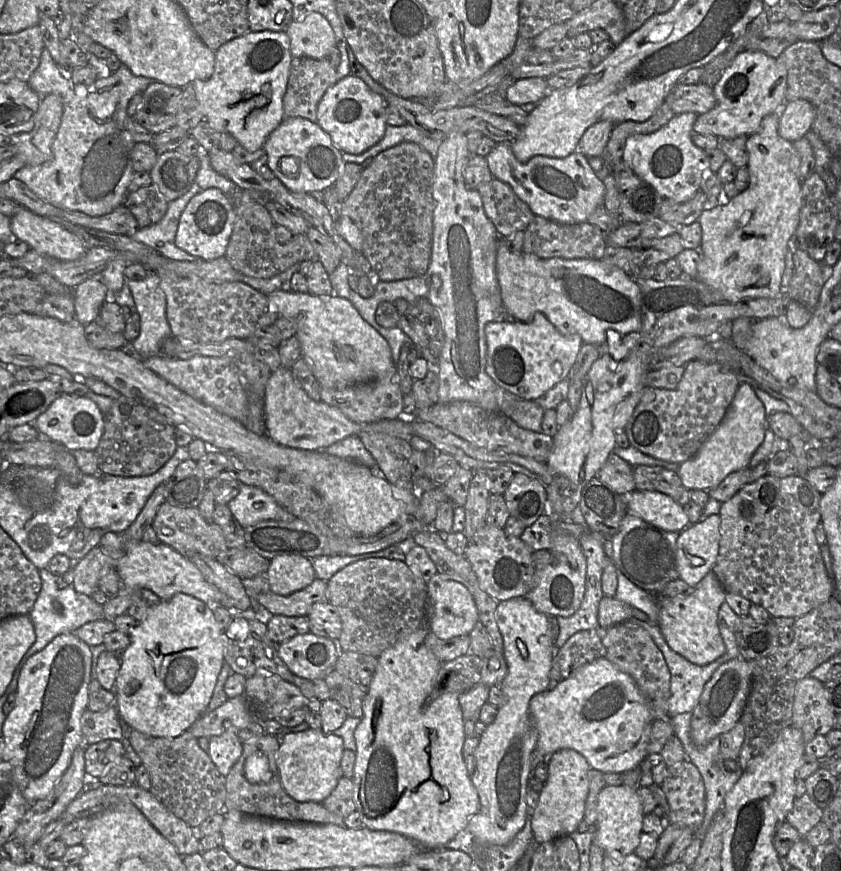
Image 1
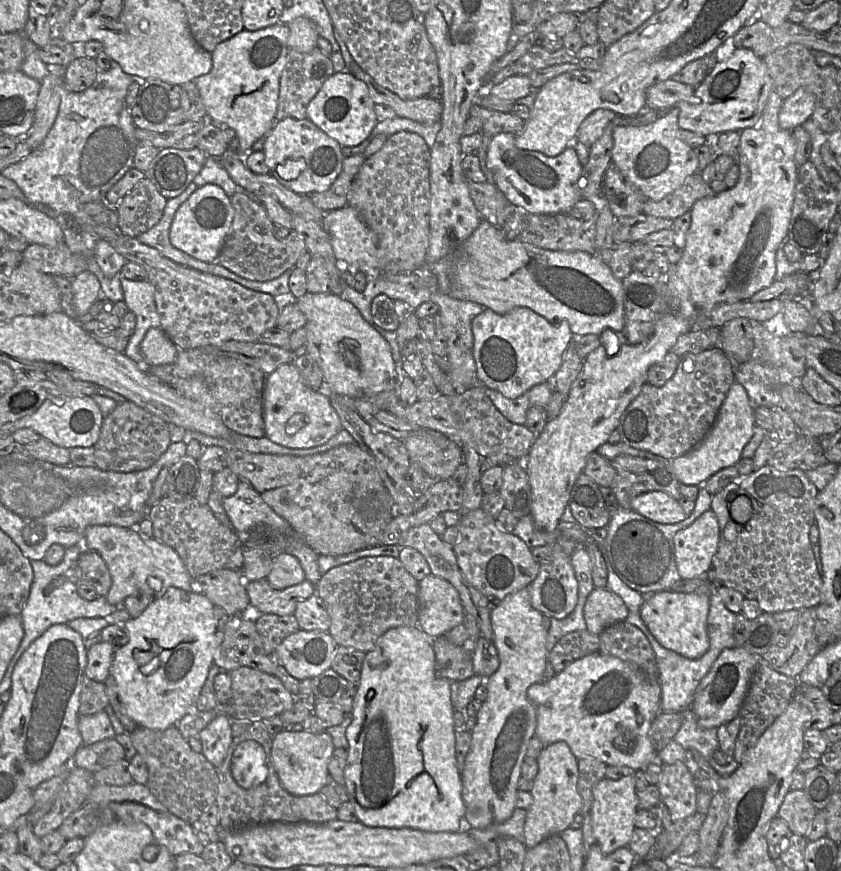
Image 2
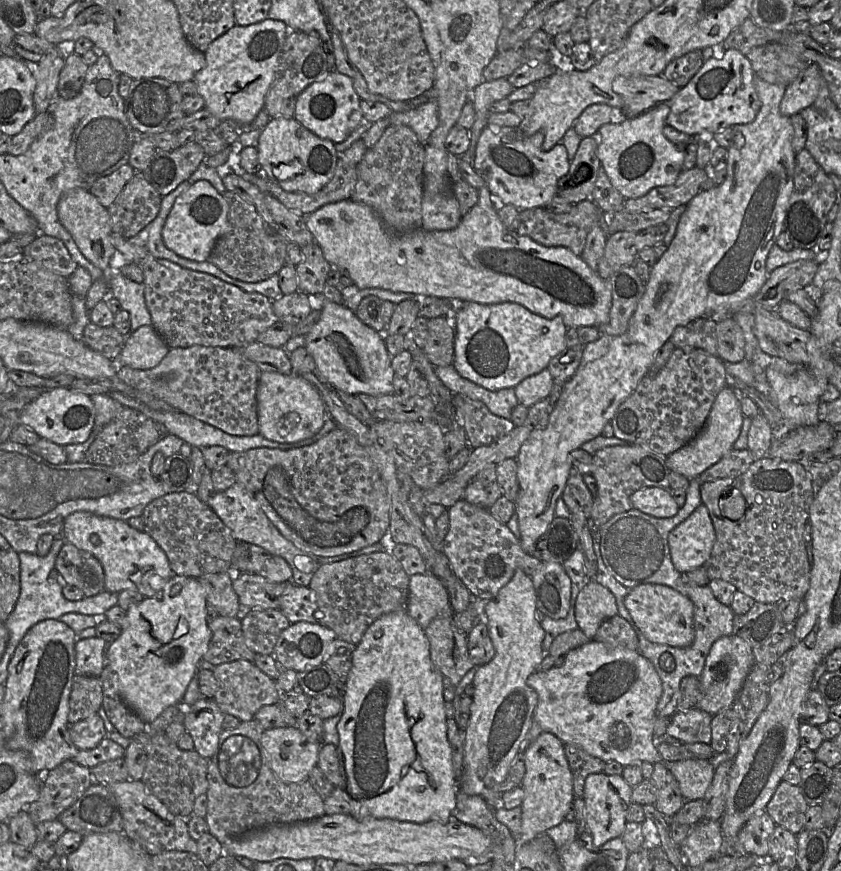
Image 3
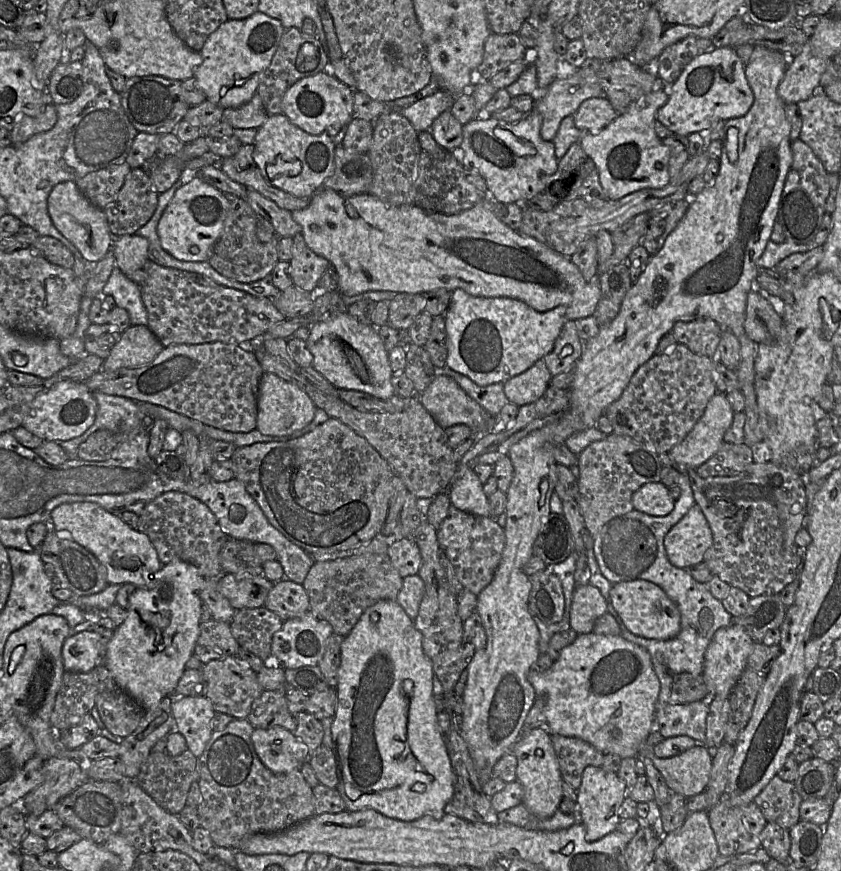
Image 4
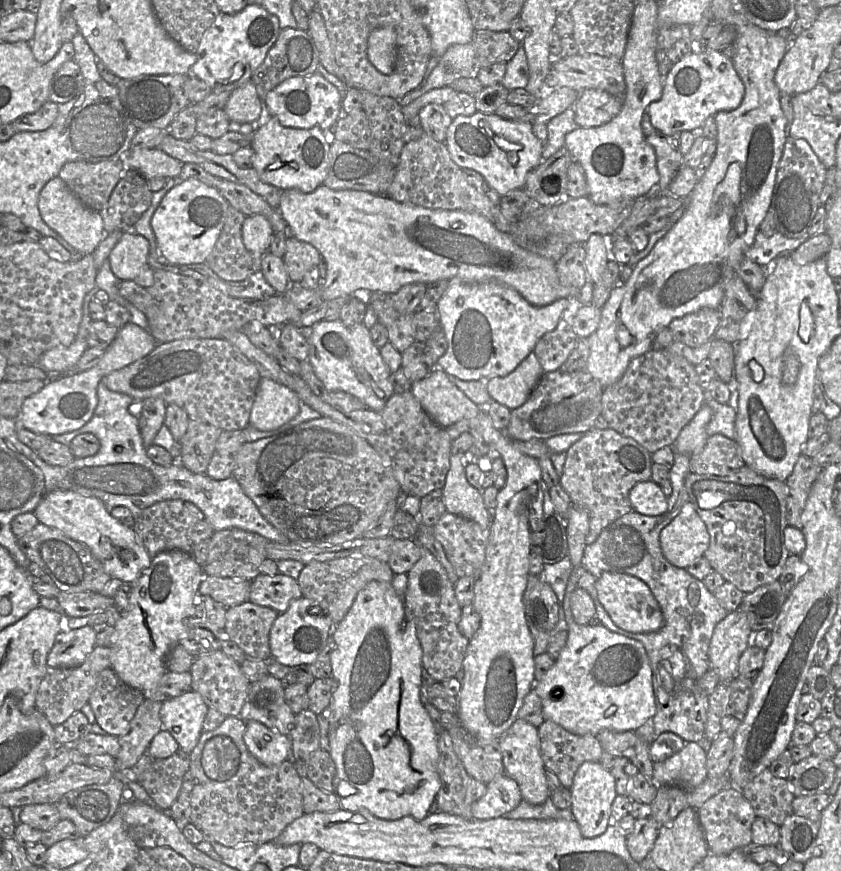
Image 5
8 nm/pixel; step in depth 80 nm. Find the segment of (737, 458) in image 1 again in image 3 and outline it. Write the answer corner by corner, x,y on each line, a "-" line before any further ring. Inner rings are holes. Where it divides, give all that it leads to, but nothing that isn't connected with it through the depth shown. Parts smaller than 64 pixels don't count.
725,387
720,391
698,434
682,448
666,457
667,466
671,471
679,473
689,480
698,479
702,472
734,449
733,444
741,432
744,420
739,399
740,396
730,387

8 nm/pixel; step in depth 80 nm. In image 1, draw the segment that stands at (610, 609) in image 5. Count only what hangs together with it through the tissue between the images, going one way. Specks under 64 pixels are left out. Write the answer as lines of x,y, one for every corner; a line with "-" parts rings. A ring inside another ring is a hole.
711,571
696,586
693,594
660,601
658,625
673,651
700,666
712,663
725,653
726,647
718,625
718,612
725,602
726,593

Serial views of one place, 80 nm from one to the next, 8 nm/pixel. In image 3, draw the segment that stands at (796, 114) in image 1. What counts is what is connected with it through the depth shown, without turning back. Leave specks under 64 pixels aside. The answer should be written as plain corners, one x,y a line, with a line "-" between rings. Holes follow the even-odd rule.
808,63
807,68
785,88
780,104
781,114
789,118
812,106
821,83
822,74
819,66
815,63

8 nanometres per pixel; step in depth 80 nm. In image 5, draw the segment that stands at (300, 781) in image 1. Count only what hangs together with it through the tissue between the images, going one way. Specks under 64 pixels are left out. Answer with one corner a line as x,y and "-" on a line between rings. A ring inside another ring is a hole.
246,721
244,742
248,750
264,765
277,766
291,758
289,735
280,734
258,721

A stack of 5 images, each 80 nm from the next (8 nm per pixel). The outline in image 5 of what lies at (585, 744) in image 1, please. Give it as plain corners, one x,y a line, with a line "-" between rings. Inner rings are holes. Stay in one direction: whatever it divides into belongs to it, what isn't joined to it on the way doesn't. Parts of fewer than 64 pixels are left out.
564,595
562,603
568,625
567,643
553,667
534,682
534,688
542,700
544,717
577,735
597,736
604,729
635,731
652,719
657,711
653,672
646,650
638,640
613,632
600,623
577,624
570,610
570,596

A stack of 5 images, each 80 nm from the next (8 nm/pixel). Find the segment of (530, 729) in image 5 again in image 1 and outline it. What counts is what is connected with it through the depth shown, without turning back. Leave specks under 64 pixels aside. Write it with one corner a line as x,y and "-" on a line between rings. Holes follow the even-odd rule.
562,749
548,757
548,778
539,792
538,804
531,818
535,843
541,844
578,830
580,822
584,819
590,769
586,759
572,749

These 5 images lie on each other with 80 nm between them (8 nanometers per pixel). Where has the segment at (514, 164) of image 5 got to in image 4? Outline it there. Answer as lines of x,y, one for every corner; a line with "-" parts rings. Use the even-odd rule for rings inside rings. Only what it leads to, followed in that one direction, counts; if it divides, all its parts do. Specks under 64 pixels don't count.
535,108
516,123
505,123
494,118
473,119
463,125
461,146
452,152
464,169
477,170
484,177
489,192
499,203
520,204
543,193
547,177
558,168
554,143
541,138
541,124
542,117

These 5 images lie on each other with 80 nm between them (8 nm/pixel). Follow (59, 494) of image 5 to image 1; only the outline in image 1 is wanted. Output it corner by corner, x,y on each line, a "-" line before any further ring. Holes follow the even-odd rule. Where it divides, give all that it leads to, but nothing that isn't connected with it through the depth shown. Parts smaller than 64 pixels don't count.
108,532
101,537
99,546
107,550
108,555
116,561
115,570
121,580
121,588
117,595
108,597
104,604
105,620
113,622
116,617
126,614
129,606
132,604
134,592
142,588
151,590
162,600
169,600
178,593
187,594
204,601
213,611
218,606
223,606
229,610
233,607
232,600
222,594
214,585
207,582
200,570
189,558
183,556
169,545
161,542
152,544
144,540
127,539
124,534

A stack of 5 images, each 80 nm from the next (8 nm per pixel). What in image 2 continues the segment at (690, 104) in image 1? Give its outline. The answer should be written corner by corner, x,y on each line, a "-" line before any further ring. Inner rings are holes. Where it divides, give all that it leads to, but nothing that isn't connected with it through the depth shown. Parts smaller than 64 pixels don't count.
673,79
658,82
646,92
646,107
654,110
669,110
680,102
691,102
695,87

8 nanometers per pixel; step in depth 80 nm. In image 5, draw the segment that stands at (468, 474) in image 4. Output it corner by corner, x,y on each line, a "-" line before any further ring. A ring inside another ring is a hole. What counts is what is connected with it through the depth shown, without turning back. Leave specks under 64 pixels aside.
452,454
446,482
441,489
446,512
470,519
483,528
492,521
491,512
486,508
482,493
474,488
466,478
467,461
462,454

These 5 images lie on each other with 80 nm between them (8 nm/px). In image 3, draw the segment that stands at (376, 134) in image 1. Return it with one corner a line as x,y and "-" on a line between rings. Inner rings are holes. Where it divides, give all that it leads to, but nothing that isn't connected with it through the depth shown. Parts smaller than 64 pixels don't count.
331,71
298,96
293,118
316,136
336,144
344,141
364,123
360,102
361,98
356,93
352,80
344,74

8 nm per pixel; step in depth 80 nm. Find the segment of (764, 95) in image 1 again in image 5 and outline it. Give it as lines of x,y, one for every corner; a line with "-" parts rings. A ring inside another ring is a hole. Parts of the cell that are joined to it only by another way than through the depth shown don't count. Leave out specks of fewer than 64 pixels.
713,50
690,53
669,71
663,80
661,98
649,104
646,114
660,134
701,133
701,128
709,117
720,111
737,109
744,95
745,85
727,54

